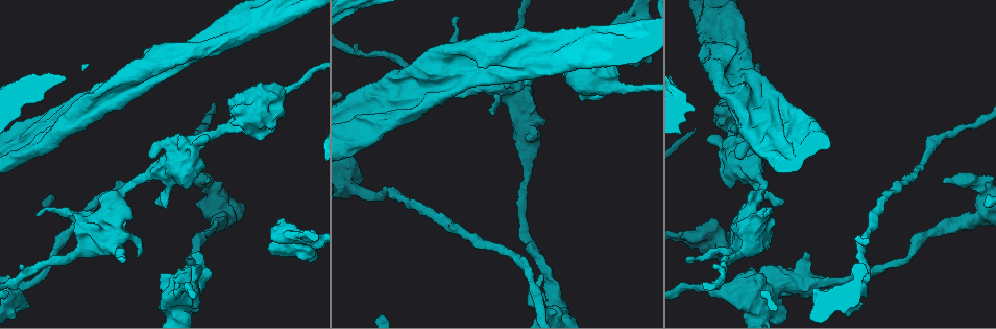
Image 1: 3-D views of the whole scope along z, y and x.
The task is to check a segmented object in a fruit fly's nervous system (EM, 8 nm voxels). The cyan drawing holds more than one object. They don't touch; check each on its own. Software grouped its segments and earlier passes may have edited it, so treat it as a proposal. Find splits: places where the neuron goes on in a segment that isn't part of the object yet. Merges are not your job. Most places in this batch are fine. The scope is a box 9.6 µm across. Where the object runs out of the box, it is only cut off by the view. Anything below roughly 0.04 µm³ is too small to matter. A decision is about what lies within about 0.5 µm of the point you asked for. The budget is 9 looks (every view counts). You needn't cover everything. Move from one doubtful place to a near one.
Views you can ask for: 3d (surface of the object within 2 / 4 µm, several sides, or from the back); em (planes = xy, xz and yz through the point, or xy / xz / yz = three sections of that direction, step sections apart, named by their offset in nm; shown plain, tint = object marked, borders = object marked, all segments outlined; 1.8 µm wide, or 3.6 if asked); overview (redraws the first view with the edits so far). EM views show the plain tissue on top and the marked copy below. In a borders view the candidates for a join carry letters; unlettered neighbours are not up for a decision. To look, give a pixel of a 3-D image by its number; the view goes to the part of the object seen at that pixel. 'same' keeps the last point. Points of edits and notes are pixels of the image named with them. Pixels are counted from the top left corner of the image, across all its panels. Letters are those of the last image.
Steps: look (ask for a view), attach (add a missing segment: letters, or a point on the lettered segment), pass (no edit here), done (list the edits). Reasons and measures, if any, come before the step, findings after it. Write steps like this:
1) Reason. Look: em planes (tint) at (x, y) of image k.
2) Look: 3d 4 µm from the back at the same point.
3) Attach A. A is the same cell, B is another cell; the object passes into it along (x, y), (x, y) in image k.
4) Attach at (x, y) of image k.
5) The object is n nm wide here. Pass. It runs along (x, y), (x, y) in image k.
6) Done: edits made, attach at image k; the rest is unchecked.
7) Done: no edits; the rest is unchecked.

Look: 3d 2 µm at (944, 181) of image 1.

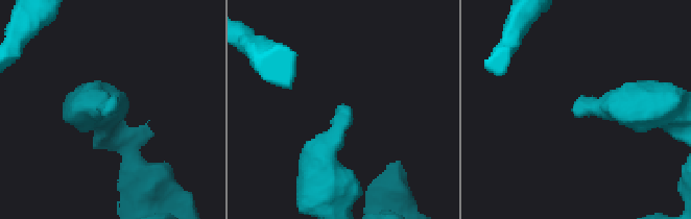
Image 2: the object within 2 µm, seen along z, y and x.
Now the EM. Look: em yz step 4 (borders) at (575, 107) of image 2.

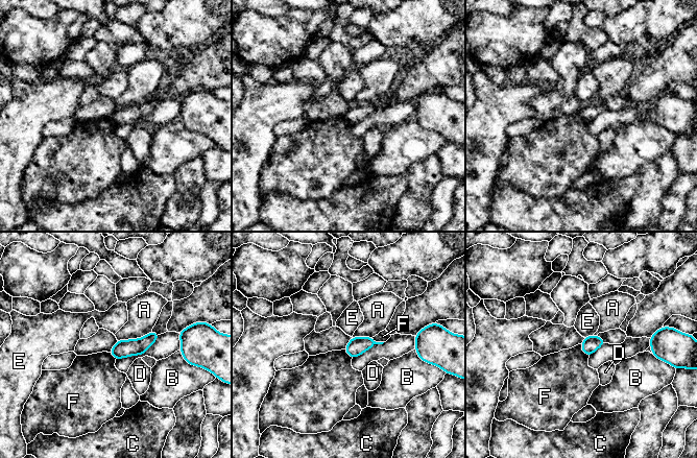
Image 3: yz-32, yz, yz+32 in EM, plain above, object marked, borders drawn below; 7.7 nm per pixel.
Pass. A, B, C, D, E and F are other cells; no lettered segment goes on from it.

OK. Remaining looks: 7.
Branch stops here. Look: em planes (borders) at (199, 144) of image 1.

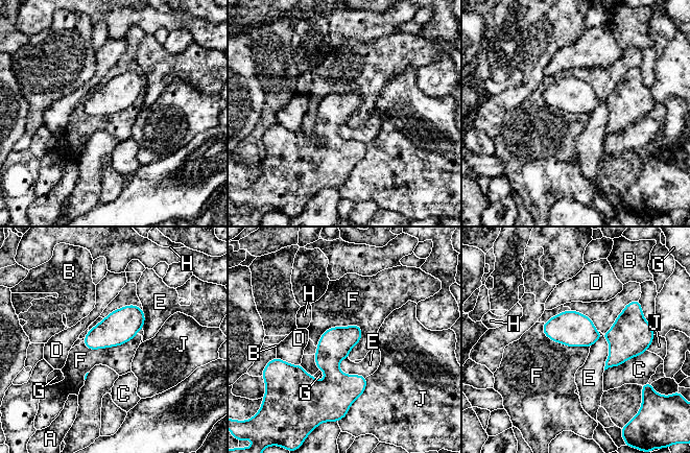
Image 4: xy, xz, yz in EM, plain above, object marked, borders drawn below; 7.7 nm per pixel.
Pass. A, B, C, D, E, F, G, H and J are other cells; a border runs along (362, 331), (330, 327), (316, 346) in image 4; no lettered segment goes on from it.

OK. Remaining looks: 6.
Stops while still wide. Look: em xz step 16 (tint) at (269, 251) of image 1.

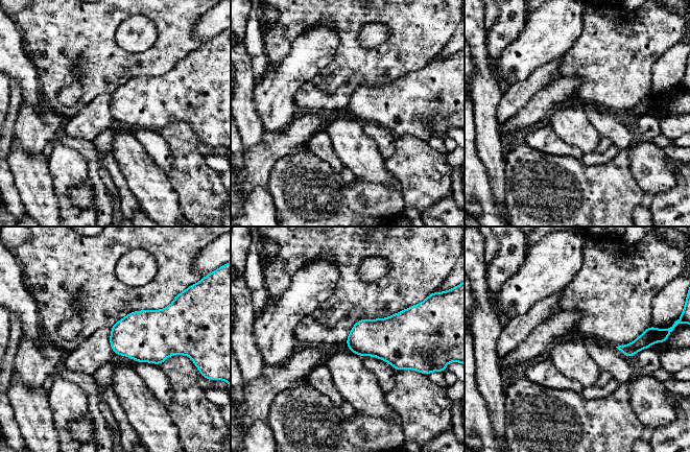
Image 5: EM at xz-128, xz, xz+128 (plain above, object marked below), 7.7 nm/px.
Cut it another way. Look: em planes (borders) at the same point.

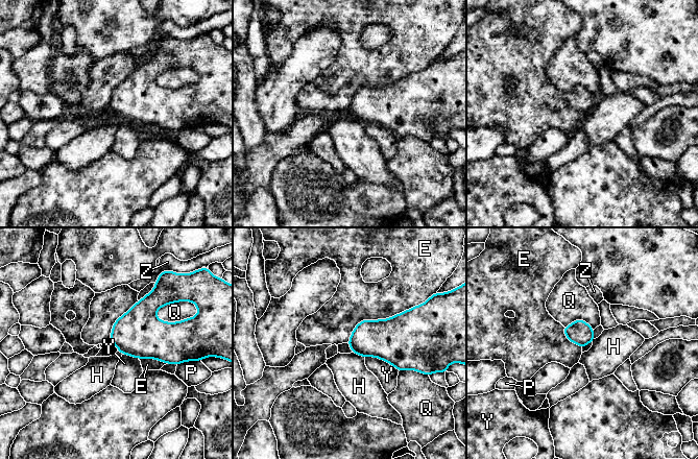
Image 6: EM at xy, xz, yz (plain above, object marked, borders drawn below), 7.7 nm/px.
Pass. E, H, P, Q, Y and Z are other cells; a border runs along (412, 307), (362, 319), (346, 342) in image 6; none of them fits.

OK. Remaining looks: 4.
Branch stops here. Look: em xy step 4 (borders) at (125, 259) of image 1.

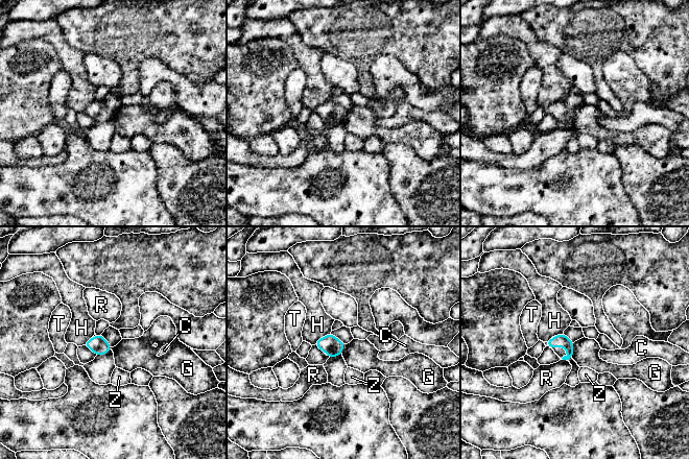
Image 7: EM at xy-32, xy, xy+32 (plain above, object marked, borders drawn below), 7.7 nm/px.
Pass. C, G, H, R, T and Z are other cells; a border runs along (574, 342), (571, 355) in image 7; no lettered segment goes on from it.

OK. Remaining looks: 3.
Done: no edits; the rest is unchecked.

